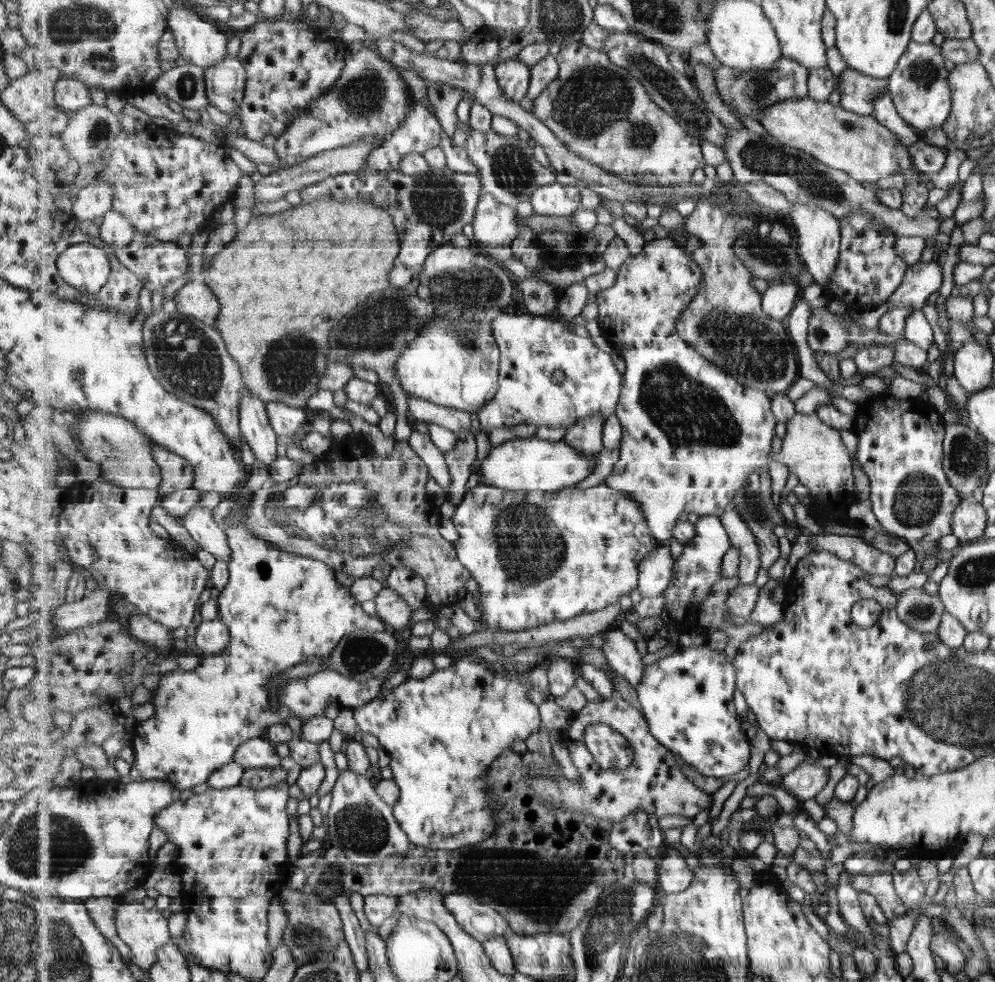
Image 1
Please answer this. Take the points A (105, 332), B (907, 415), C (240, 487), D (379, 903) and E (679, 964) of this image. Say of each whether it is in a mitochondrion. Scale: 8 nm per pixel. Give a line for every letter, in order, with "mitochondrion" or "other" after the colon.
A: other
B: other
C: other
D: other
E: mitochondrion

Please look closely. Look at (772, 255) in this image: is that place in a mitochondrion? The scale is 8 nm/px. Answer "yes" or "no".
yes

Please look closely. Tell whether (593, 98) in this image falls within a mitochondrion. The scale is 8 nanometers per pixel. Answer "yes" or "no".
yes

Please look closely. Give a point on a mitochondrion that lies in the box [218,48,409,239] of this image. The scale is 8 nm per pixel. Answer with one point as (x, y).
(365, 95)

